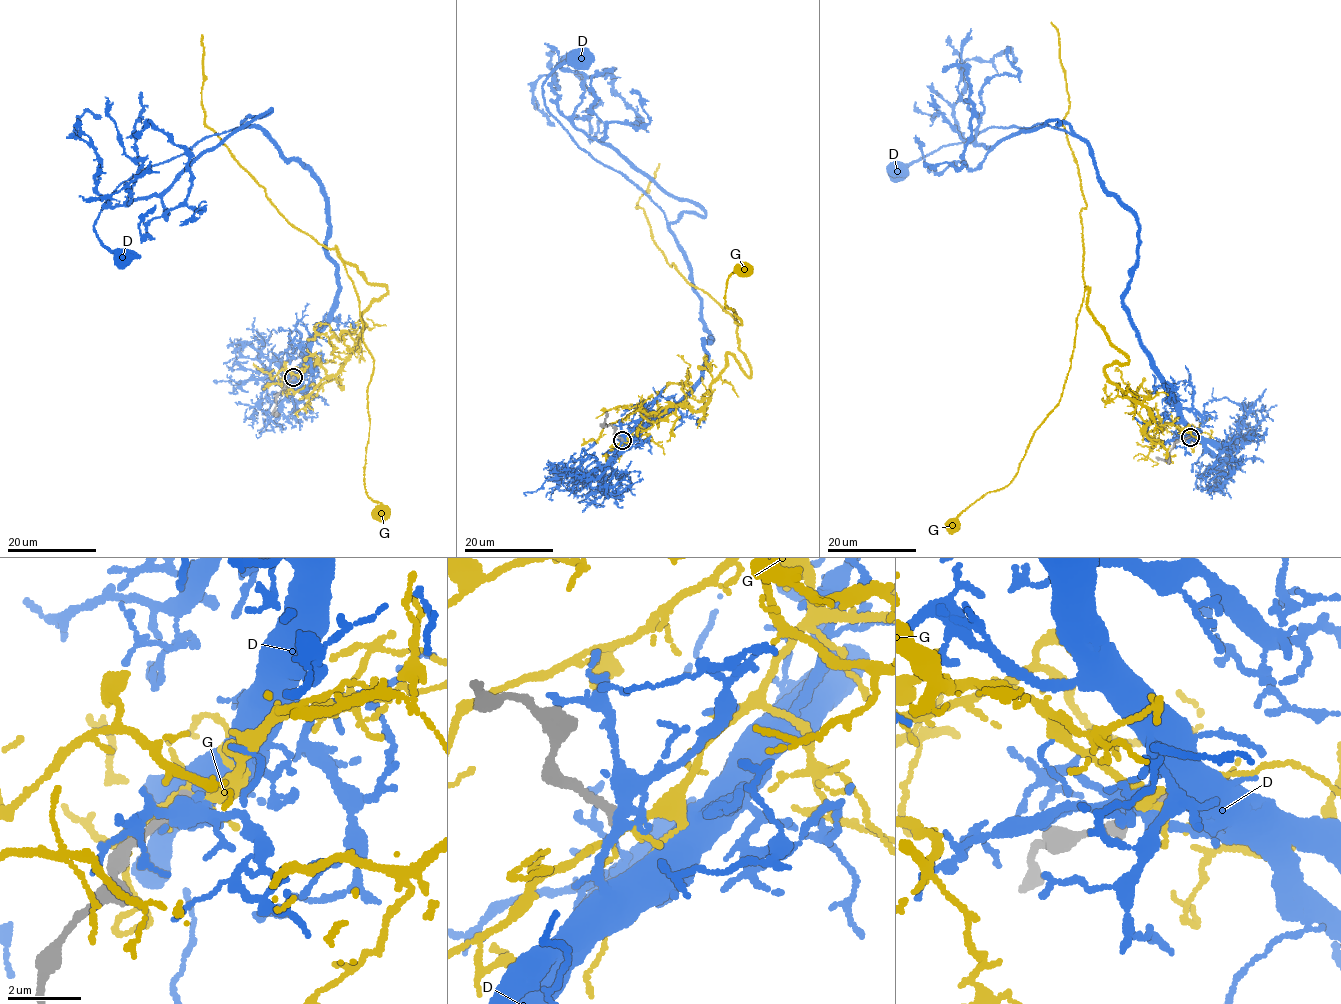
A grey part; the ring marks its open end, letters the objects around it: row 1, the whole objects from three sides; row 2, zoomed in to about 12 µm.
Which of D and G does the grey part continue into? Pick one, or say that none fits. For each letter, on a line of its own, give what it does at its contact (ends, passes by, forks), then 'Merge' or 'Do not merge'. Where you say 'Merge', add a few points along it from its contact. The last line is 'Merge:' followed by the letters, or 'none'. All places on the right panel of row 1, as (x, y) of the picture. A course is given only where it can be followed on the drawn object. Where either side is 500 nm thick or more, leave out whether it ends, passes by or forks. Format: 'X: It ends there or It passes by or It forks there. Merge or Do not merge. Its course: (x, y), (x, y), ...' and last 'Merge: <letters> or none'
D: It forks there. Do not merge
G: It forks there. Do not merge
Merge: none

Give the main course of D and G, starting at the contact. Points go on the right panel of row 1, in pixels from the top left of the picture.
D: (1188, 438), (1197, 435), (1123, 303), (1139, 226), (1104, 185), (1086, 142), (1043, 123), (992, 126), (900, 170)
G: (1190, 436), (1145, 434), (1087, 288), (1056, 406), (1016, 476), (952, 523)

